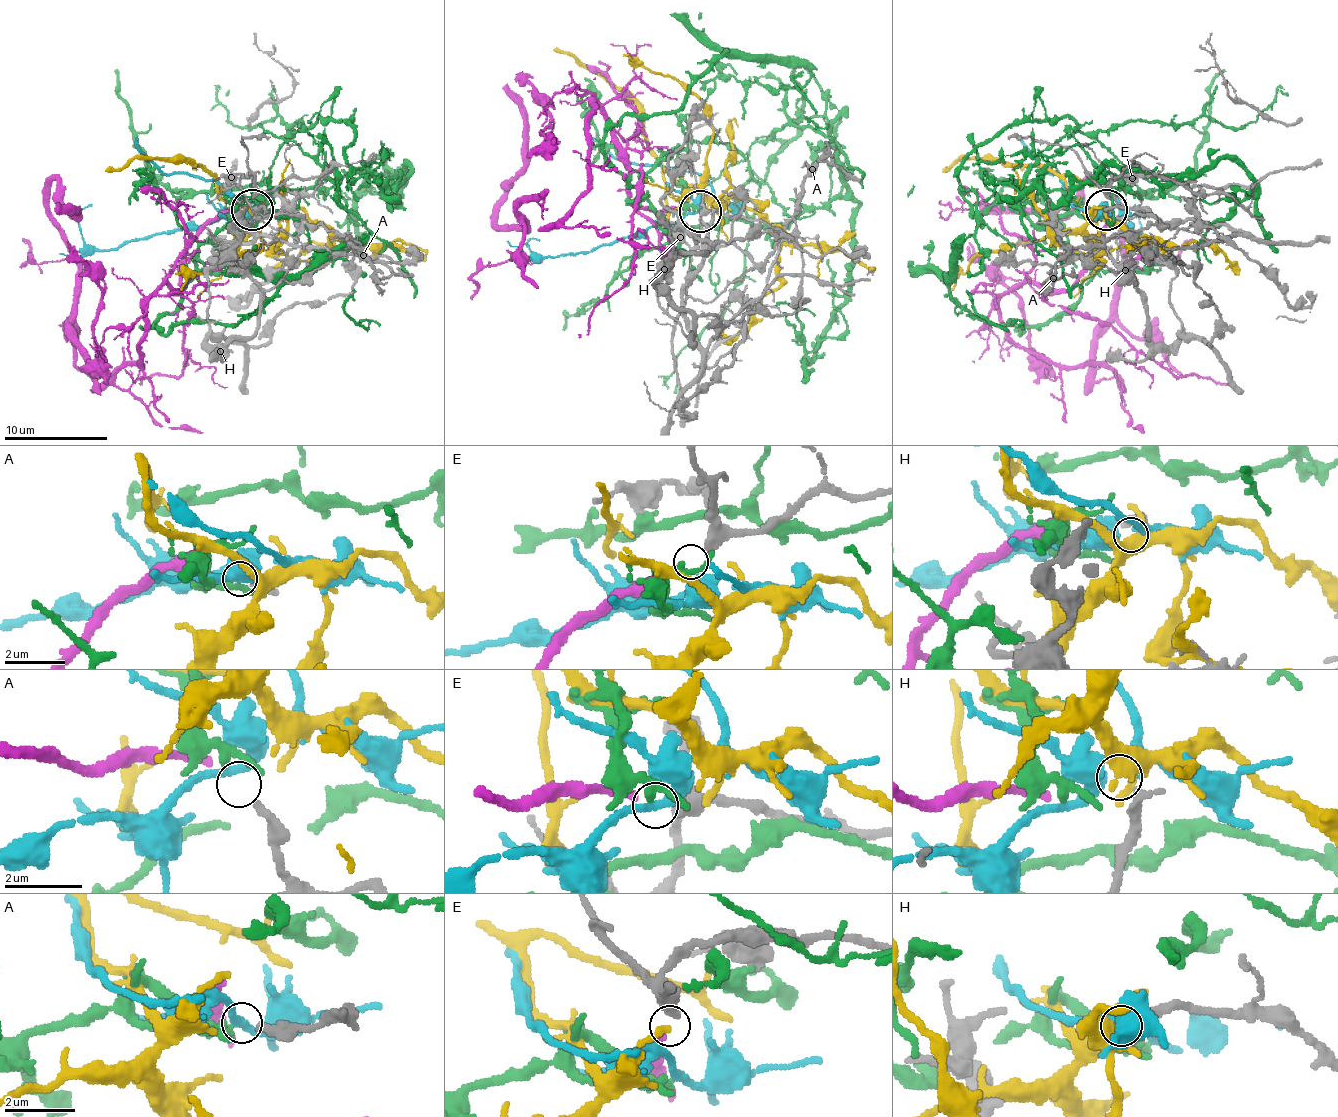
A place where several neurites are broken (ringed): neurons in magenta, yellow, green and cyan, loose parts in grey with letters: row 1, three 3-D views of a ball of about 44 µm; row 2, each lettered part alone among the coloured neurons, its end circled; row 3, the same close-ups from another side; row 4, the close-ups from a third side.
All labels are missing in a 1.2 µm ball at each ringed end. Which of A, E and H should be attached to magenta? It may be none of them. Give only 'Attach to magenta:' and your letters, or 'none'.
Attach to magenta: E

